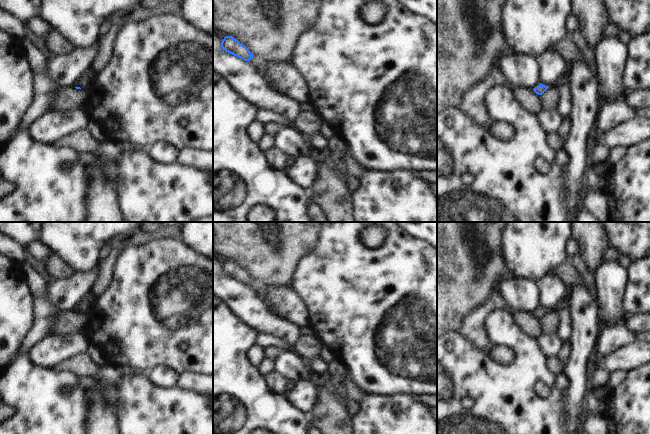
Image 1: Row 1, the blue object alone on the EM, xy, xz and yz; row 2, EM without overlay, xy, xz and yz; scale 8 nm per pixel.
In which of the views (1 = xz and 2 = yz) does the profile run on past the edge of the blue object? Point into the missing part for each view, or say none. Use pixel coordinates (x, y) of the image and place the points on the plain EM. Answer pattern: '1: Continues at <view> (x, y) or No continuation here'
1: No continuation here
2: No continuation here.

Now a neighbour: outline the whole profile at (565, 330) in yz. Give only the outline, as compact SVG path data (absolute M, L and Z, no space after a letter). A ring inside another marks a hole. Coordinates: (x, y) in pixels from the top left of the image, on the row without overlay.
M566 307L558 313L561 316L558 336L562 341L568 341L572 337L572 320L570 317L570 309L569 307Z

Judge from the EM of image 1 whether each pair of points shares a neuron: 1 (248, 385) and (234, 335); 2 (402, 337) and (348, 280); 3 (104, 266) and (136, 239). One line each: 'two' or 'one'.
1: one
2: one
3: one

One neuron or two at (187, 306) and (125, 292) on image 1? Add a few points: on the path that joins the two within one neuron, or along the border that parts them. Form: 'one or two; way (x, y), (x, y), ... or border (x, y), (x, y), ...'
one; way (172, 294), (140, 293)

